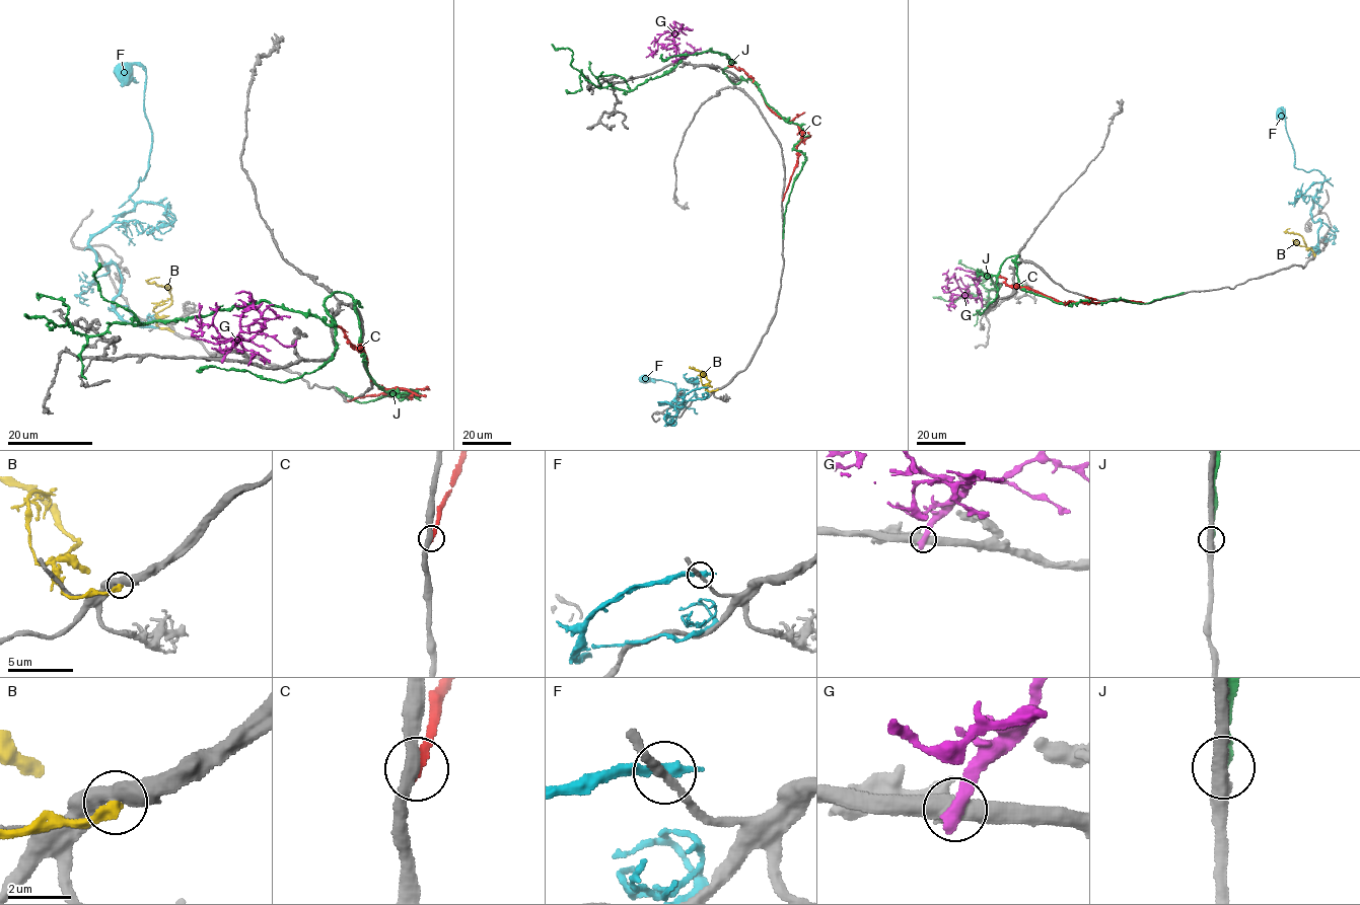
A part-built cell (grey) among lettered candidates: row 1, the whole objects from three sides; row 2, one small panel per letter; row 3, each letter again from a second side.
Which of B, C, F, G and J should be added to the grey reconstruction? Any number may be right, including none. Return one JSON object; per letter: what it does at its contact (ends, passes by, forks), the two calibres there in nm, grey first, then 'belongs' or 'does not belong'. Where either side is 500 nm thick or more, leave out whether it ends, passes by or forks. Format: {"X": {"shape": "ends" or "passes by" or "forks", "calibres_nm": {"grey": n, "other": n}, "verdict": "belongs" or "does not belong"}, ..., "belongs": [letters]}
{"B": {"calibres_nm": {"grey": 500, "other": 320}, "verdict": "does not belong"}, "C": {"shape": "ends", "calibres_nm": {"grey": 320, "other": 280}, "verdict": "does not belong"}, "F": {"shape": "ends", "calibres_nm": {"grey": 240, "other": 400}, "verdict": "does not belong"}, "G": {"shape": "ends", "calibres_nm": {"grey": 440, "other": 460}, "verdict": "does not belong"}, "J": {"shape": "ends", "calibres_nm": {"grey": 400, "other": 360}, "verdict": "does not belong"}, "belongs": []}

